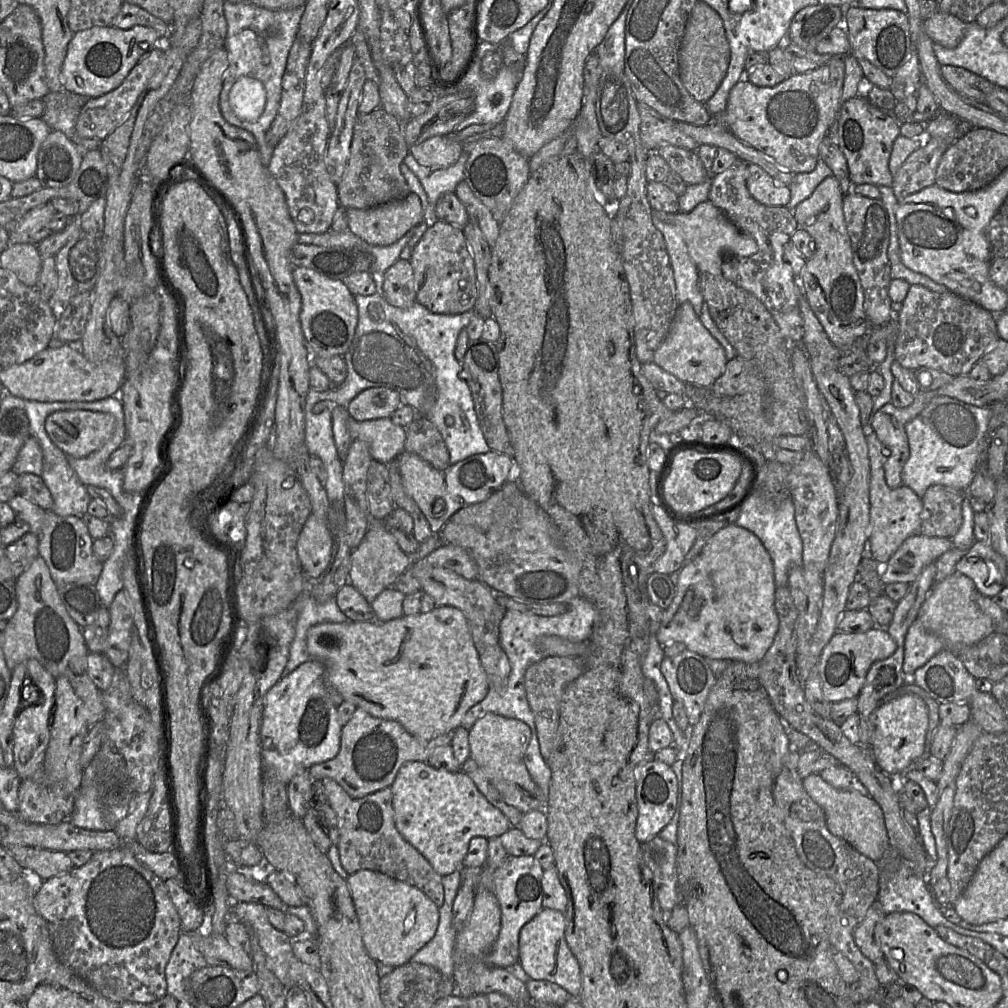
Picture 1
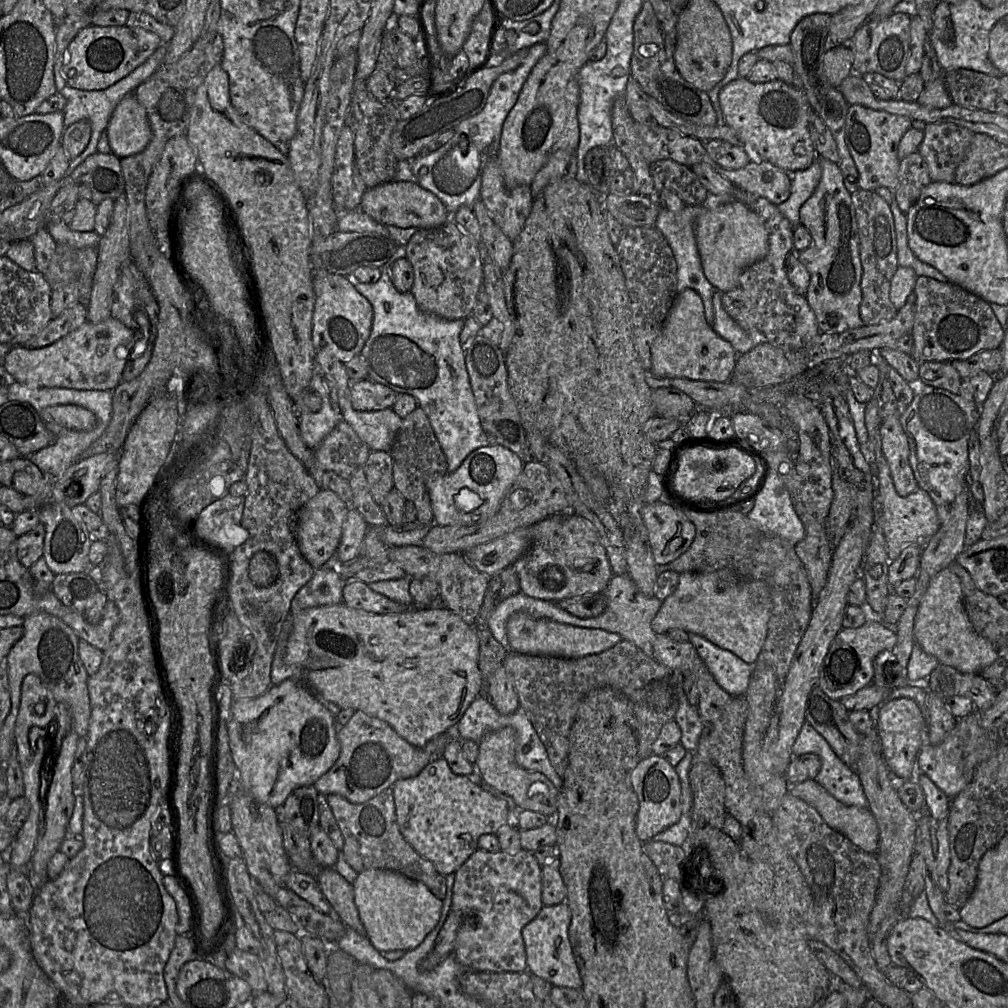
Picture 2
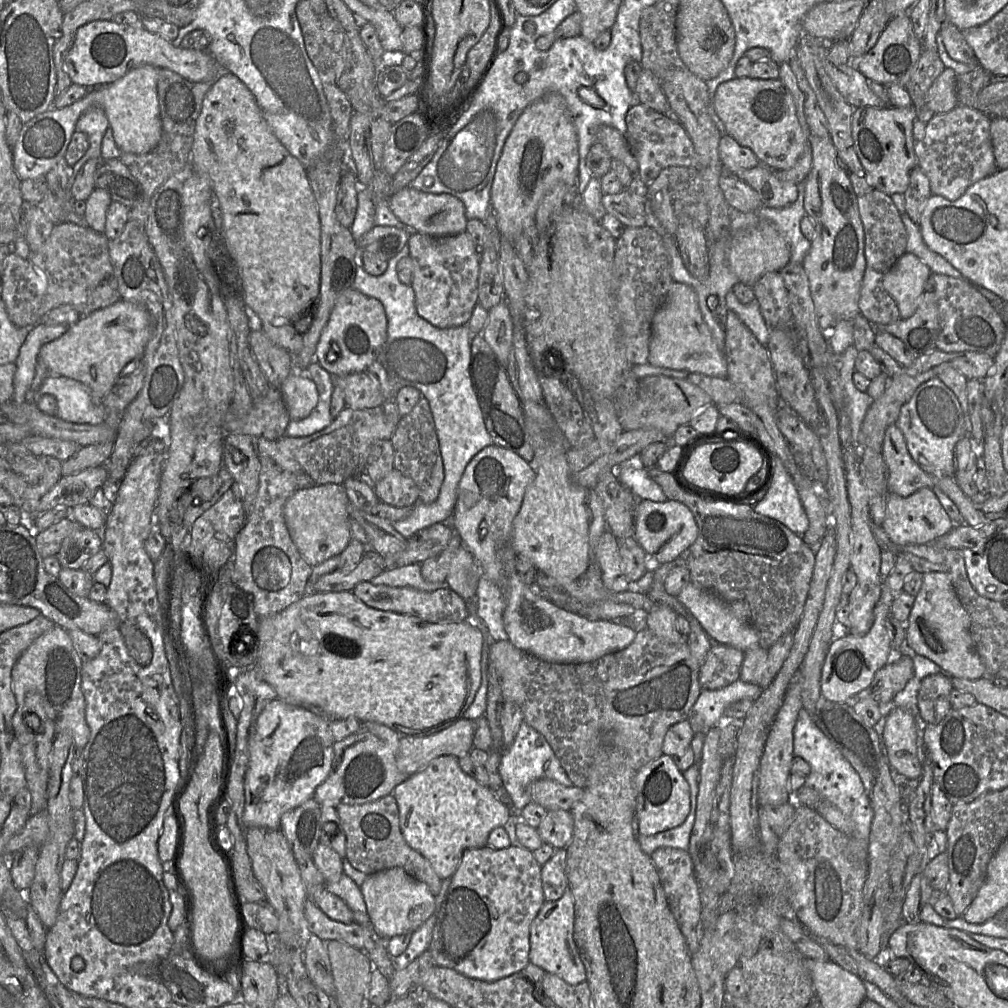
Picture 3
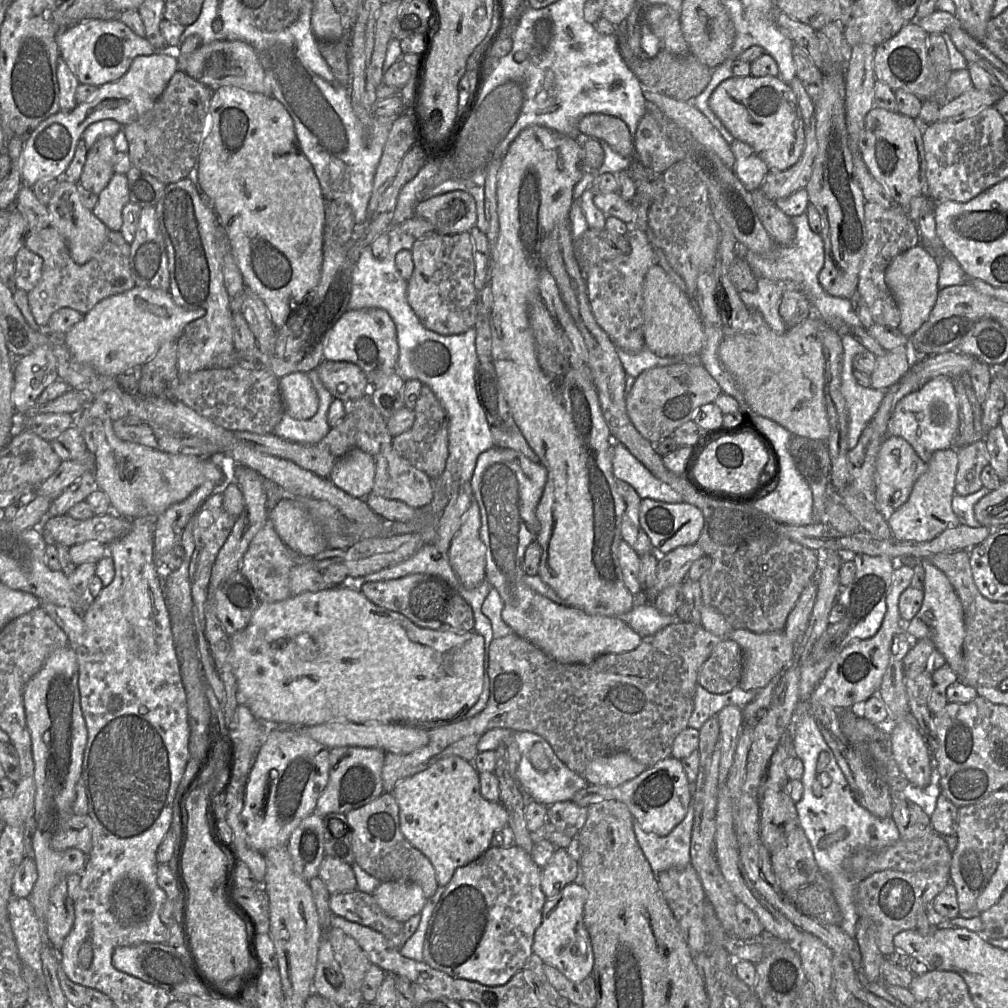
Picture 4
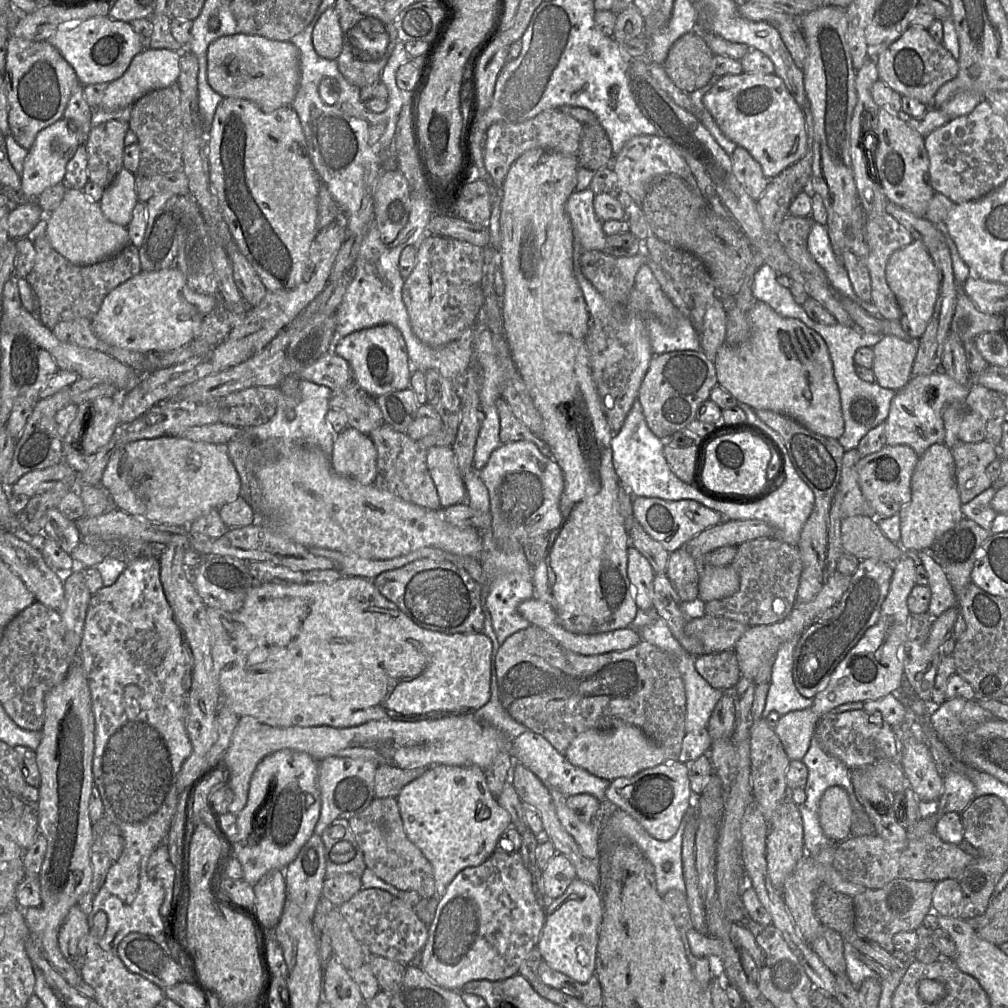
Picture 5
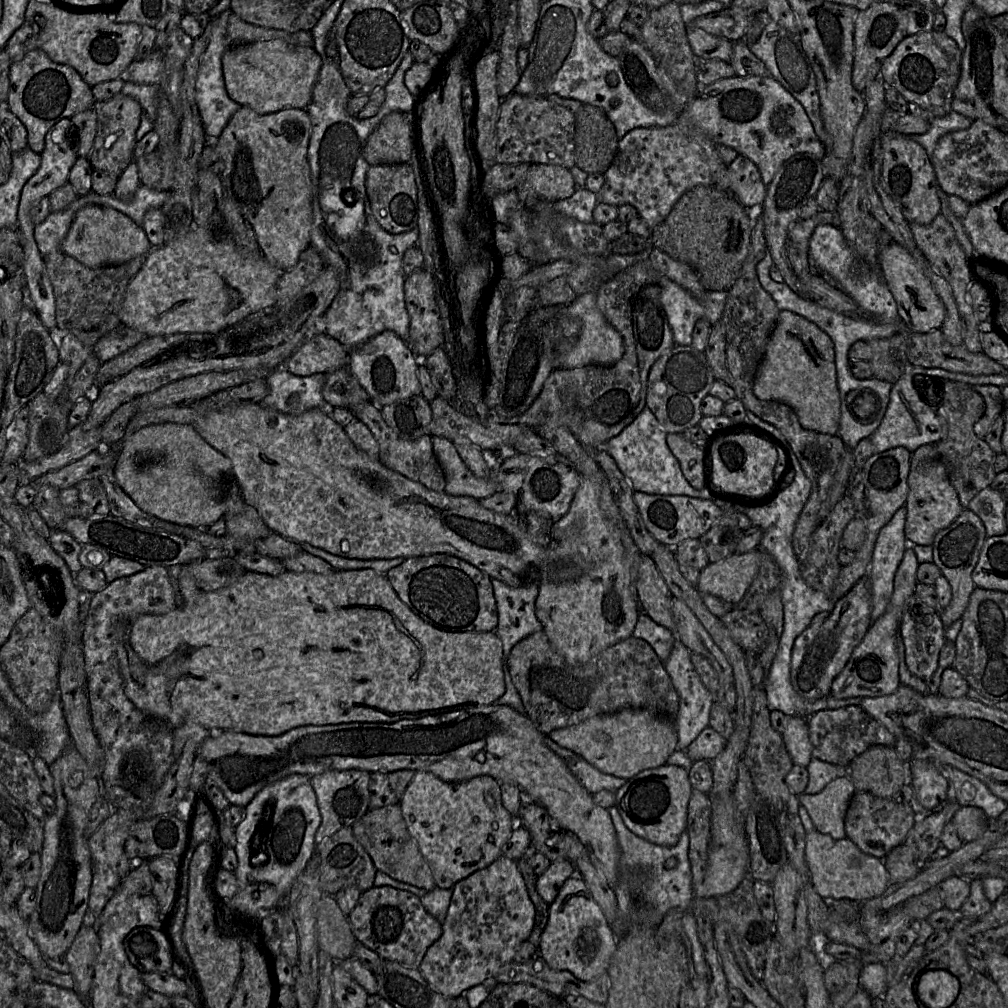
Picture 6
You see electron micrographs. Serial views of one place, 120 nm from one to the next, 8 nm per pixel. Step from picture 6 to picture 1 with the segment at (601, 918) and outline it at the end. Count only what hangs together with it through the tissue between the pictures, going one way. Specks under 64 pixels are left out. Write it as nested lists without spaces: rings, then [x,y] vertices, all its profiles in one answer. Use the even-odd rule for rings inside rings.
[[[543,908],[520,931],[519,961],[524,972],[532,980],[555,983],[571,997],[578,997],[582,989],[579,964],[567,945],[565,938],[565,914],[558,910]]]

